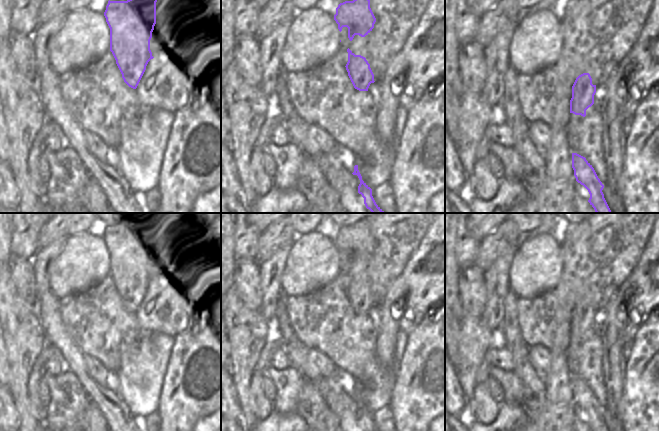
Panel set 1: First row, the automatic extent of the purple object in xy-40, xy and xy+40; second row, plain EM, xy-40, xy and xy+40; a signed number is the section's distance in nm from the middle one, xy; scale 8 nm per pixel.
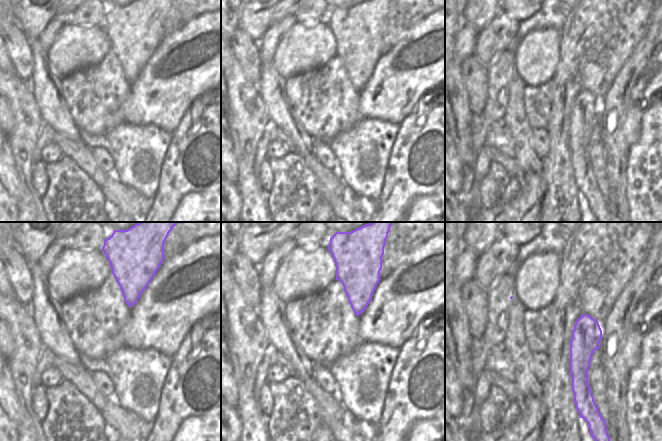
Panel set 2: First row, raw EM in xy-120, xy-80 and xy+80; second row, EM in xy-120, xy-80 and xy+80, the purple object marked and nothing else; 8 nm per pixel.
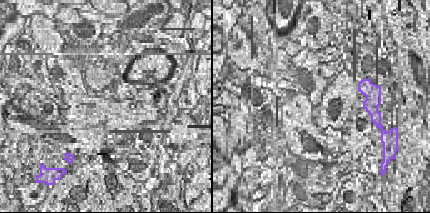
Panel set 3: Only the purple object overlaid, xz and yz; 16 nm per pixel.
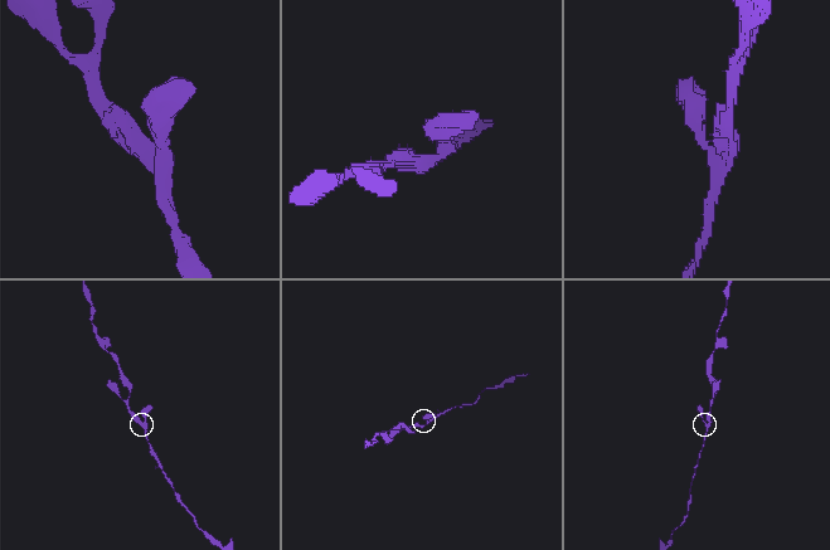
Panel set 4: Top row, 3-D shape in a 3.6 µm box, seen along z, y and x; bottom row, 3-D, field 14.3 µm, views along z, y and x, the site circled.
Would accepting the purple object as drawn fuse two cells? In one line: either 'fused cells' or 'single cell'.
single cell

